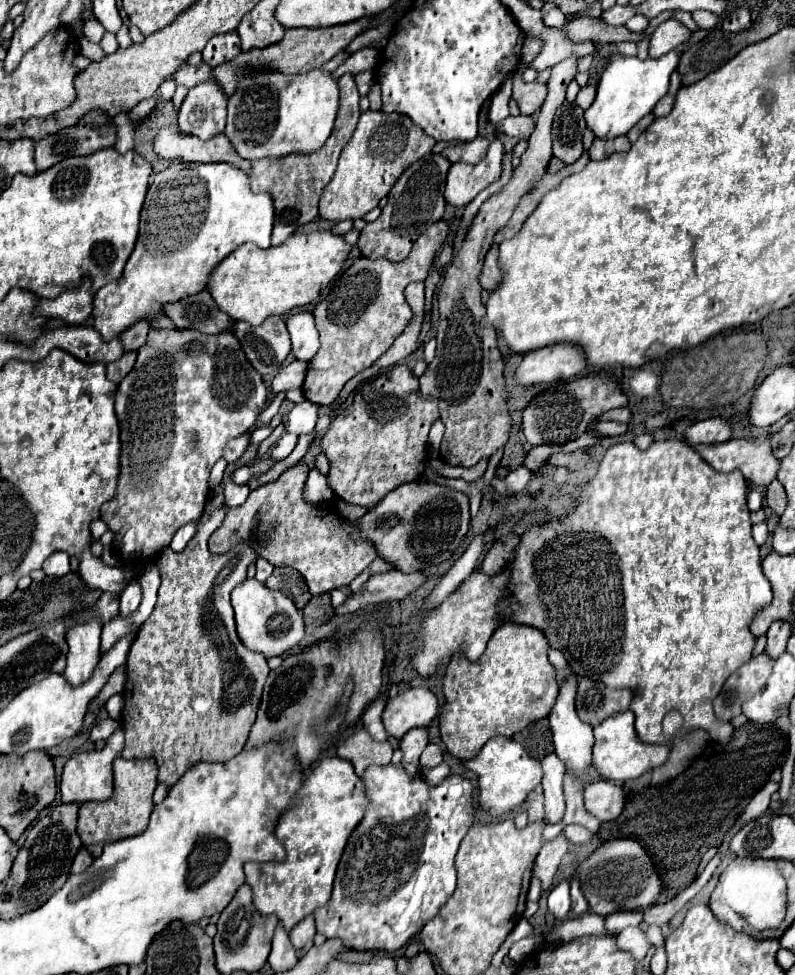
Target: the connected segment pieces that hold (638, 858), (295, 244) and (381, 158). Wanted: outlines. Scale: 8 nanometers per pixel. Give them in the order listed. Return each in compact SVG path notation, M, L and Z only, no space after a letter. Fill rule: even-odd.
M614 839L600 845L586 861L580 863L580 883L590 911L608 917L618 911L644 911L658 903L664 883L652 865L646 849L634 839Z
M316 231L310 235L294 233L282 245L260 249L254 243L244 243L220 261L210 273L208 291L218 309L234 321L260 325L268 315L284 315L294 307L308 305L320 295L324 283L342 269L350 253L350 245L340 235Z
M364 111L352 139L342 149L338 169L320 197L320 217L328 221L358 219L372 211L382 197L388 195L394 181L406 167L432 151L436 141L426 137L420 127L402 113Z

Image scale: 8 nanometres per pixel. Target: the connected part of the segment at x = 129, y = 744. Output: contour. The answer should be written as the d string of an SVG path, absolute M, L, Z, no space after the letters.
M200 525L198 527L198 533L192 537L192 541L186 545L184 551L176 553L172 551L170 547L166 547L156 565L160 569L160 575L162 575L162 585L158 589L158 601L156 601L156 607L152 611L152 615L142 623L142 627L138 629L136 637L134 637L134 643L130 647L130 653L128 653L128 661L126 661L126 687L124 687L124 709L122 709L122 721L124 721L124 733L126 733L126 745L124 745L124 751L122 751L122 757L124 759L146 759L146 757L152 757L156 759L158 763L158 783L164 783L168 789L172 789L180 777L192 769L194 765L206 761L206 763L226 763L230 761L232 757L236 757L246 739L248 739L248 733L250 733L250 727L256 719L256 711L258 711L258 705L260 705L260 697L262 697L262 687L266 683L266 677L270 673L268 665L266 665L266 657L262 653L254 653L254 651L248 651L244 649L242 641L238 639L236 635L236 627L234 627L234 611L232 611L232 605L230 605L230 593L236 585L240 585L244 579L246 579L246 571L248 567L258 559L260 555L256 555L254 547L252 547L252 541L238 541L232 545L230 551L222 553L222 555L214 555L206 549L206 525Z

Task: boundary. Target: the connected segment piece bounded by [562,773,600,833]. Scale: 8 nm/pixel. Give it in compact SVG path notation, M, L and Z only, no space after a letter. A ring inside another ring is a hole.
M568 773L564 777L564 797L566 797L566 815L564 815L562 823L564 825L580 823L586 829L590 829L592 833L598 833L600 821L590 817L590 813L584 809L582 793L580 793L580 789L576 789L576 785L572 785L572 781L568 781Z

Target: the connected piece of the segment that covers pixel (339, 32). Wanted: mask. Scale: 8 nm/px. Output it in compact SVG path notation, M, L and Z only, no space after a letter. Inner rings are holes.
M372 17L366 19L358 19L352 23L344 23L344 25L334 25L334 27L322 27L322 29L308 29L308 27L300 27L300 29L286 29L282 41L264 47L264 49L252 49L248 53L240 53L240 57L236 57L236 61L228 63L228 65L218 65L212 75L222 81L222 87L228 93L232 93L232 89L236 89L236 65L272 65L272 69L284 69L284 73L304 73L304 69L316 69L322 67L324 63L328 63L334 55L338 55L340 51L344 51L348 47L348 43L358 37L366 27L370 27Z

